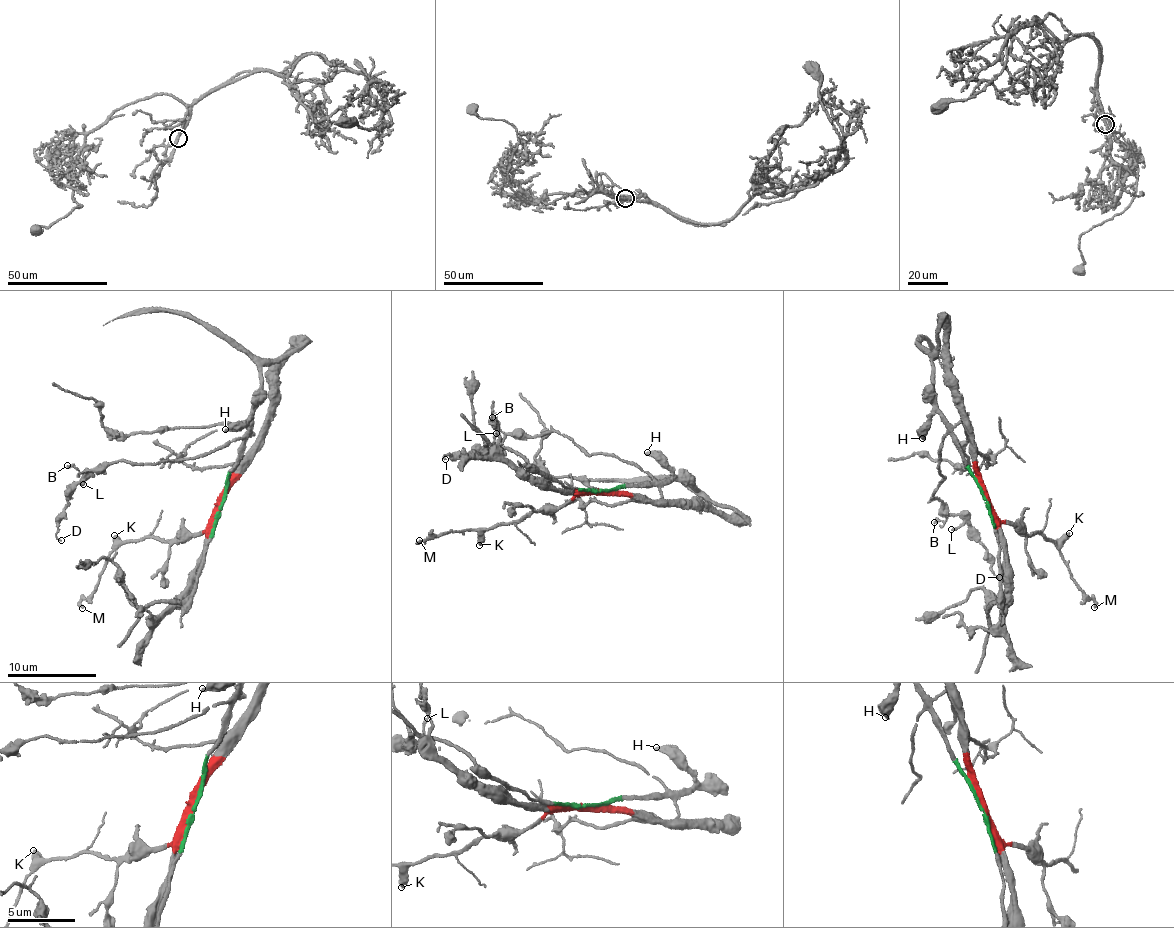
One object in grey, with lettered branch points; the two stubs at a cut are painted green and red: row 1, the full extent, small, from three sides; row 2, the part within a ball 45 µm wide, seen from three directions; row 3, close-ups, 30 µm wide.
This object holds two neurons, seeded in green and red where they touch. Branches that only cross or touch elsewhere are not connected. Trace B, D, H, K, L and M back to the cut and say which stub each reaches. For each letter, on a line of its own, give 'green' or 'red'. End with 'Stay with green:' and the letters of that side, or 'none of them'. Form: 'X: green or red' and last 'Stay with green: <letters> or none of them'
B: green
D: green
H: green
K: red
L: green
M: red
Stay with green: B, D, H, L

